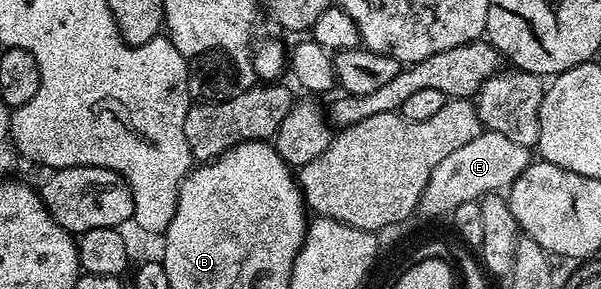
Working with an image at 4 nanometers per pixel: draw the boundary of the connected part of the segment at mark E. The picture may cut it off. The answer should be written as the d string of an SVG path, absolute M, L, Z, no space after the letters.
M483 130L479 136L472 138L472 142L448 154L448 158L432 170L432 178L428 178L428 186L424 186L420 212L426 216L442 216L445 212L446 215L452 214L456 206L464 202L481 201L483 196L501 193L509 189L520 174L524 174L531 162L531 149L520 146L520 142L512 142L512 138L504 138L504 134Z

